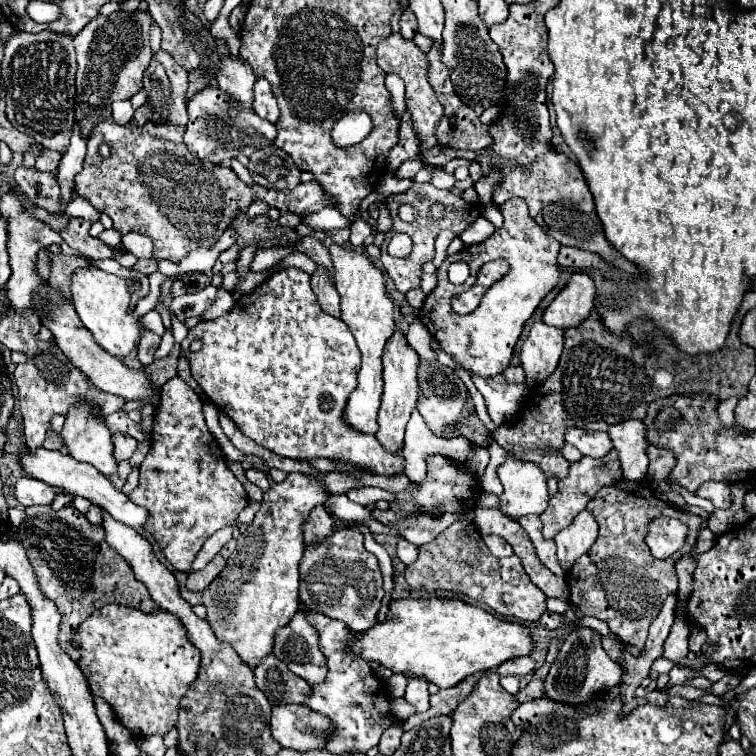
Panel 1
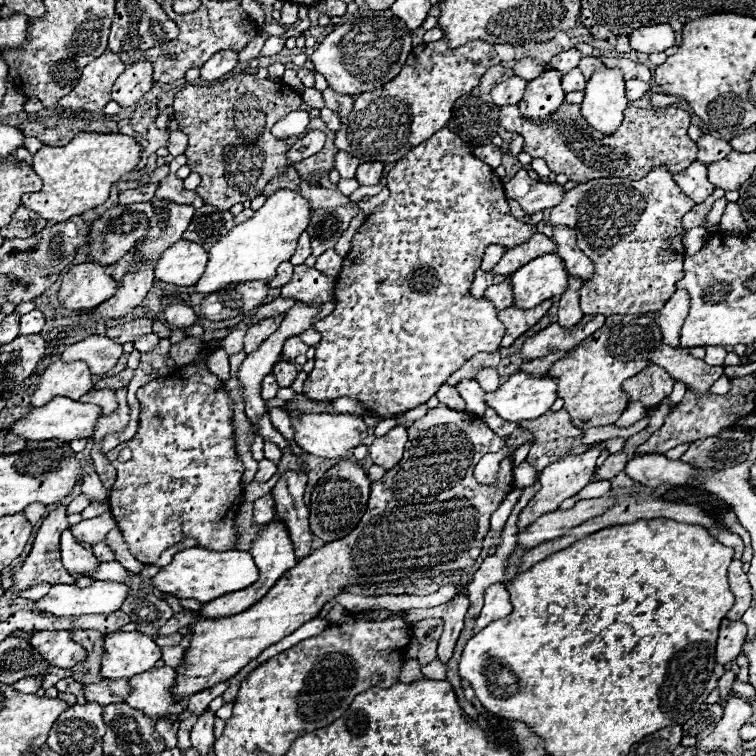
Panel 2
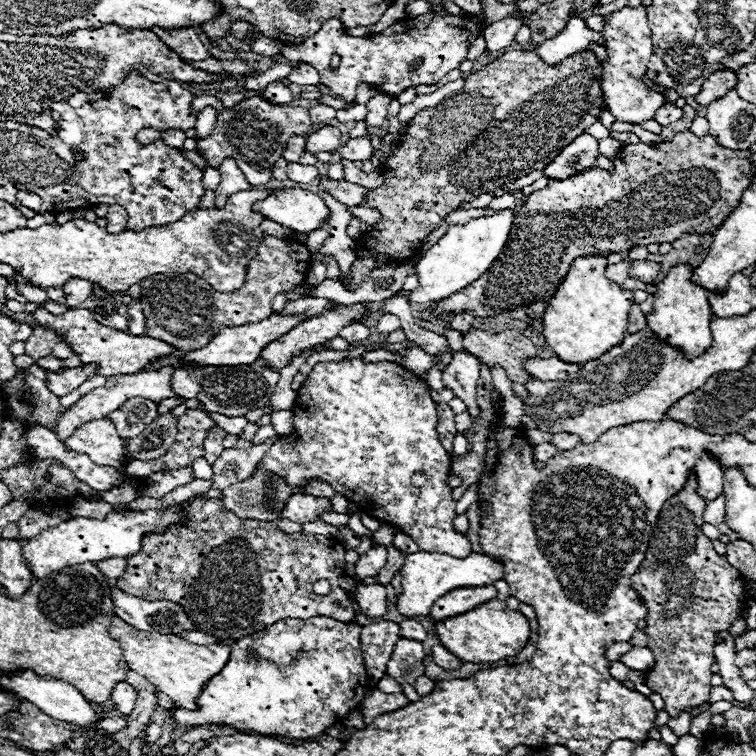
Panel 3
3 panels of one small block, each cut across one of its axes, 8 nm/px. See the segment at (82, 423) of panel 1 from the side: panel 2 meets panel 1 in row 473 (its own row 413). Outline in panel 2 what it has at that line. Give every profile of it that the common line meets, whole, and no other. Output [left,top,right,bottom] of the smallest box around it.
[80,390,118,416]

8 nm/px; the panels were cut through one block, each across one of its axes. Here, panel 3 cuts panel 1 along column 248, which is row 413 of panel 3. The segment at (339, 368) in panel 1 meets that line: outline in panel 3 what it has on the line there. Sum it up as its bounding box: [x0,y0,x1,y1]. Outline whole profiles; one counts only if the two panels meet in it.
[258,356,472,558]

